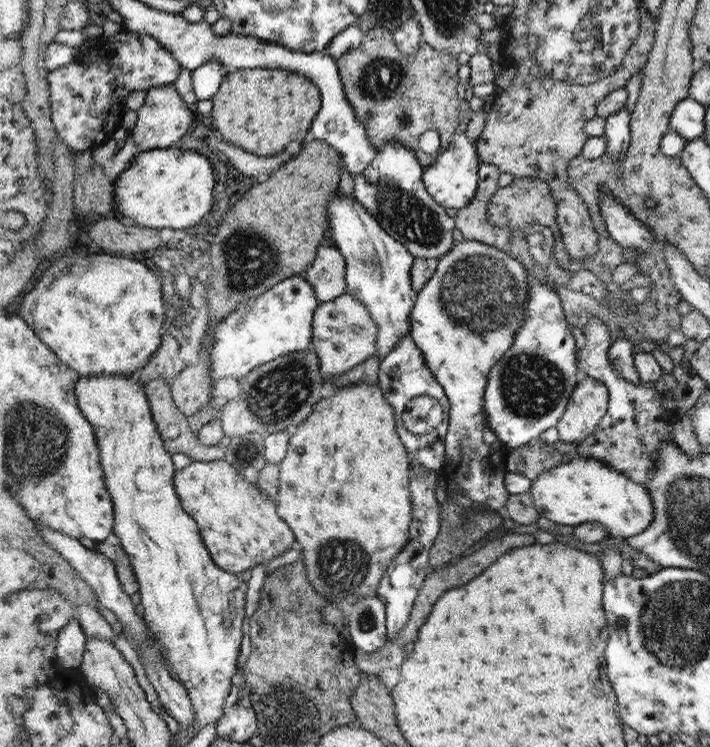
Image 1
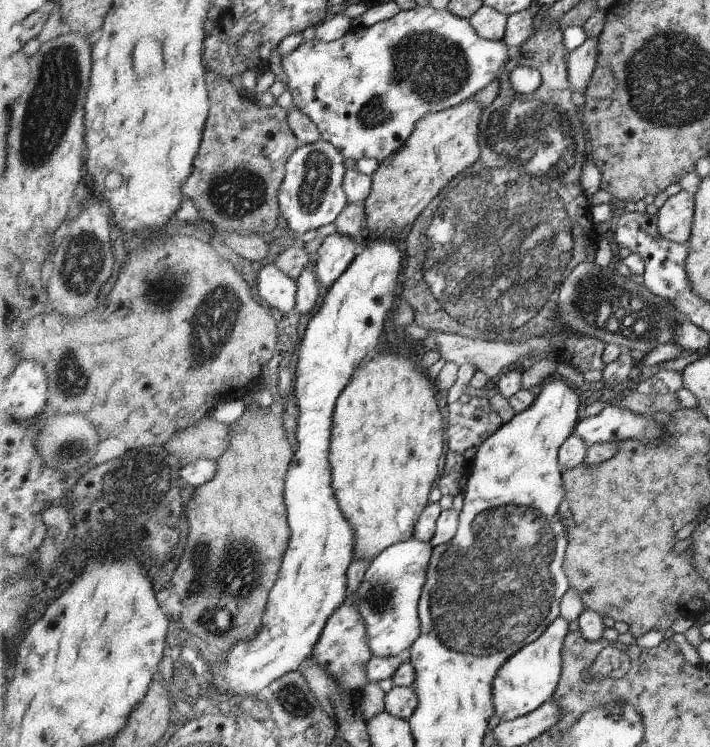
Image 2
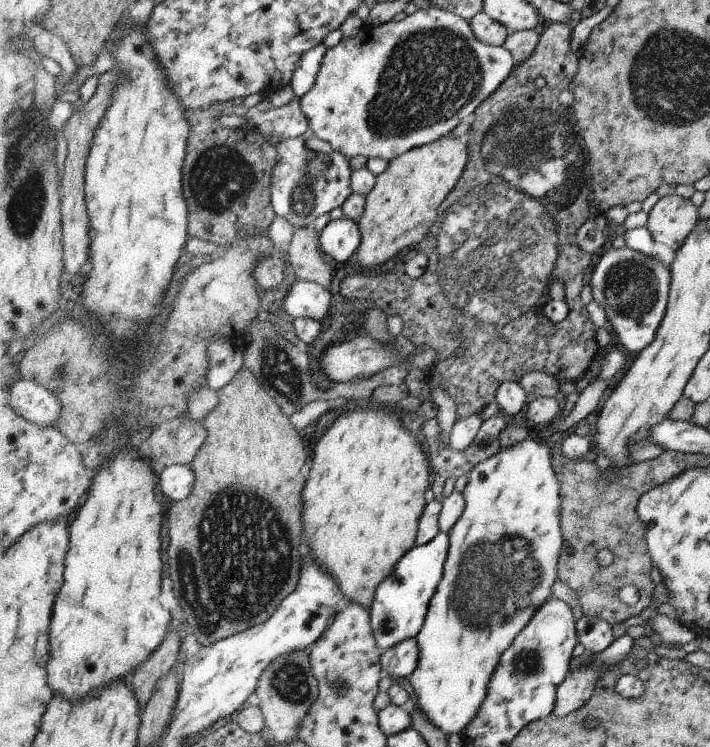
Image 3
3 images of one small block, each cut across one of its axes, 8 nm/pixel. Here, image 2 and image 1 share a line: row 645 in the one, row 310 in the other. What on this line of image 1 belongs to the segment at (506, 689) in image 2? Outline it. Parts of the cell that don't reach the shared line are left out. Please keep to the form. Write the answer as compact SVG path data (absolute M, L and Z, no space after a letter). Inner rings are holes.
M534 277L526 302L527 320L514 334L514 344L490 380L490 404L484 408L488 427L508 450L524 447L548 428L556 426L565 414L576 386L576 340L570 332L561 297Z

